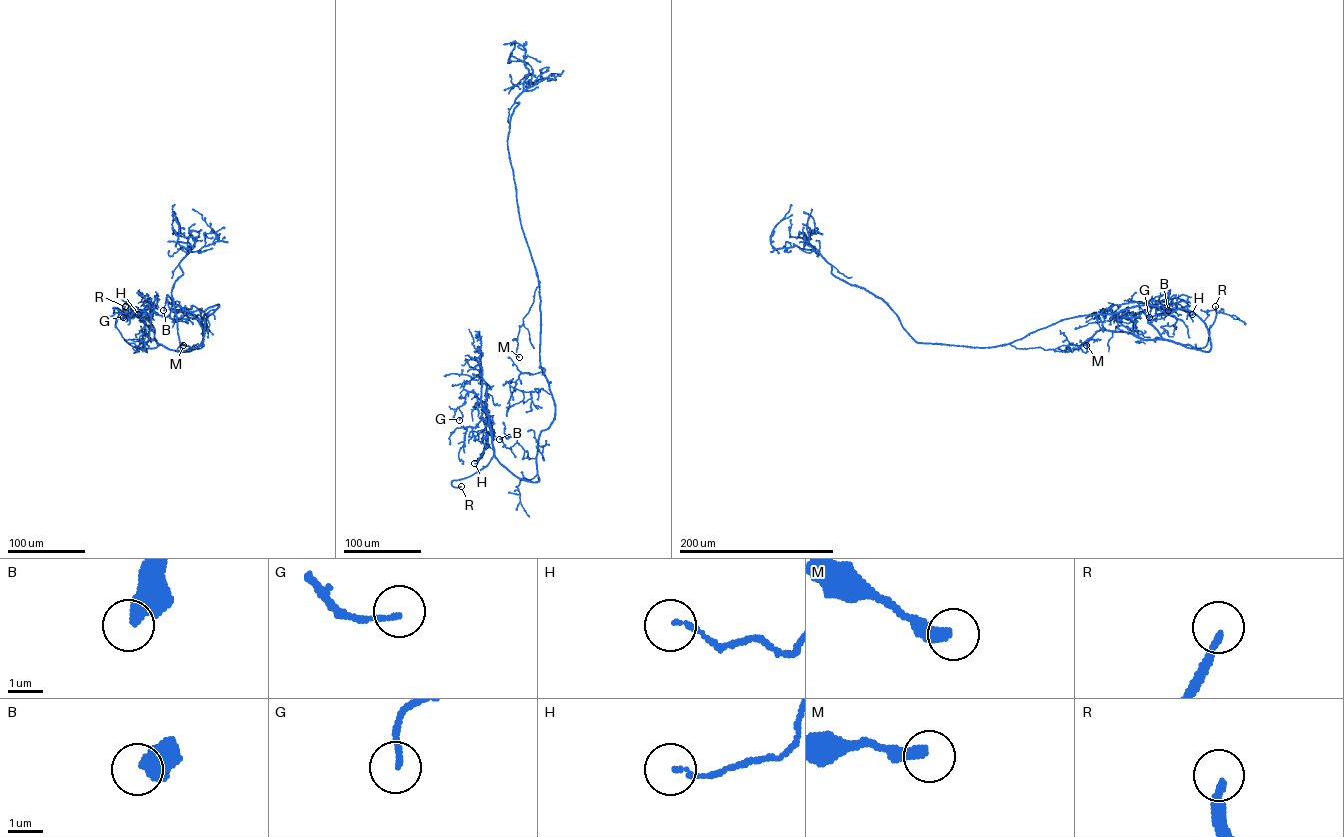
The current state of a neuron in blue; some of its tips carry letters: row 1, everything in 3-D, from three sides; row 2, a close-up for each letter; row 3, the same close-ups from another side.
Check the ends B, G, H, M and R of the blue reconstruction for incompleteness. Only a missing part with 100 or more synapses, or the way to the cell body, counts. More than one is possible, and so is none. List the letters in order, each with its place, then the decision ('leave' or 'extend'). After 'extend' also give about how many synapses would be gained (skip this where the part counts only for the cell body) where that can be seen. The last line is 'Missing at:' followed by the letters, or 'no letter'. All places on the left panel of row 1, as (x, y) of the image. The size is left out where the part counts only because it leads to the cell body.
B: at (163, 310); leave
G: at (123, 317); leave
H: at (138, 314); leave
M: at (183, 345); leave
R: at (125, 306); extend
Missing at: R

